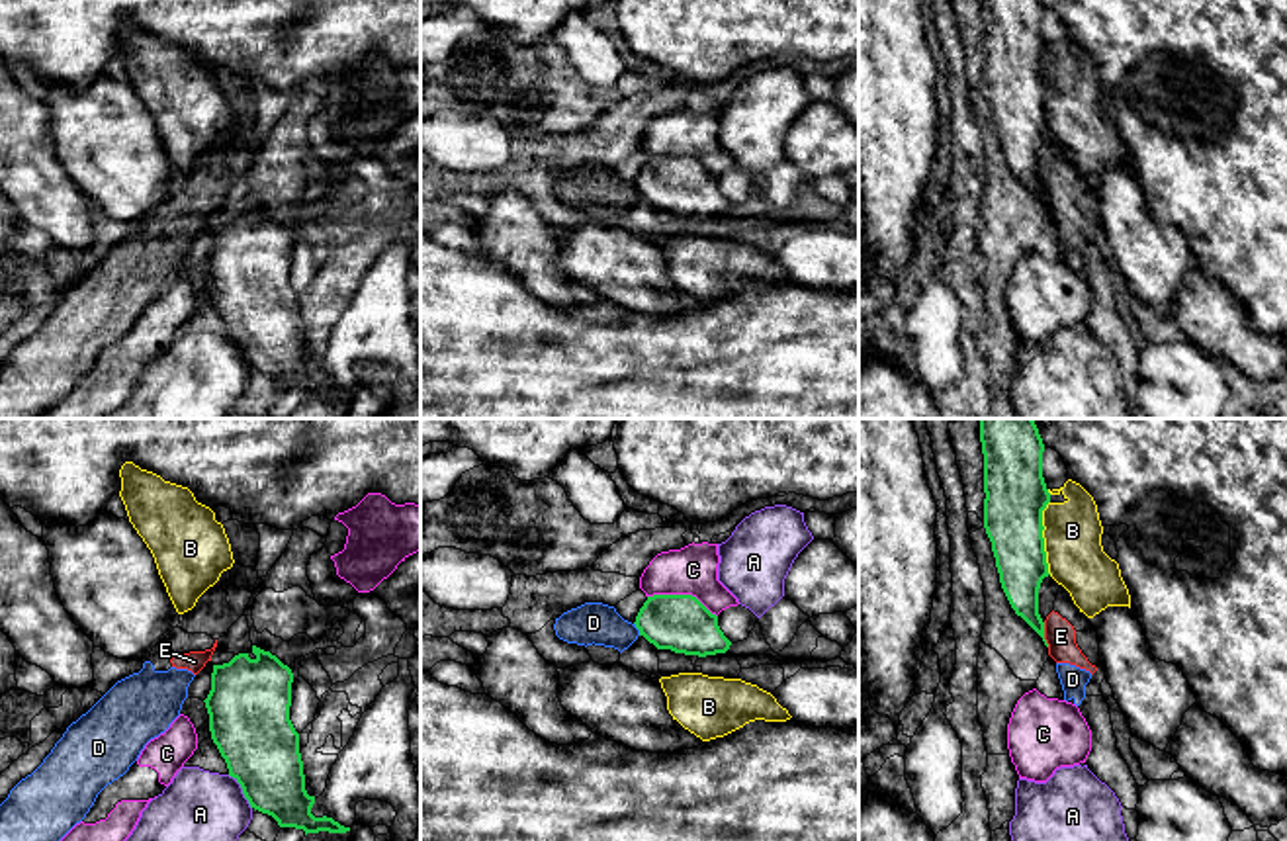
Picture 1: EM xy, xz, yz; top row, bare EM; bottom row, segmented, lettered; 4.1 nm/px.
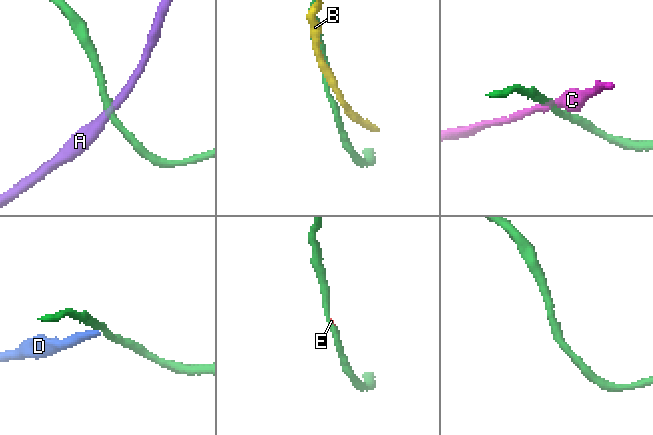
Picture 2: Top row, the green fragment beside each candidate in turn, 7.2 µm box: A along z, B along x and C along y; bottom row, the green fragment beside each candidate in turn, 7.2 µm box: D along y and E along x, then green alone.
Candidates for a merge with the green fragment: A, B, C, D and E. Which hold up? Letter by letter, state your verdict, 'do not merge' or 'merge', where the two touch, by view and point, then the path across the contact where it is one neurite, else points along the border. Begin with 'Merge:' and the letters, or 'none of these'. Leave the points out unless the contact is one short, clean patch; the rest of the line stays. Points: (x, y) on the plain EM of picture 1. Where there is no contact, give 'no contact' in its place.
Merge: none of these
A: do not merge; contact xy (243, 353)
B: do not merge; contact yz (1043, 100)
C: do not merge; contact xz (683, 157)
D: do not merge; contact xz (636, 188); border xz (634, 184), (640, 196)
E: do not merge; contact yz (1043, 196); border yz (1043, 184), (1043, 200), (1049, 208)

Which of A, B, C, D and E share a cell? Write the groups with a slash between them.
A / B / C / D E

